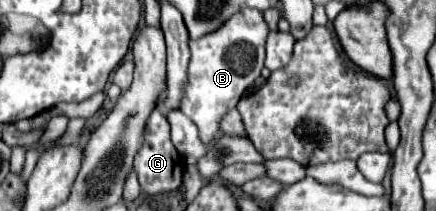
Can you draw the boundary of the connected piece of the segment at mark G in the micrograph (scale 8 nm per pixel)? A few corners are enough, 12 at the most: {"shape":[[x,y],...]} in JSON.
{"shape":[[153,109],[133,163],[147,195],[181,187],[167,117]]}

